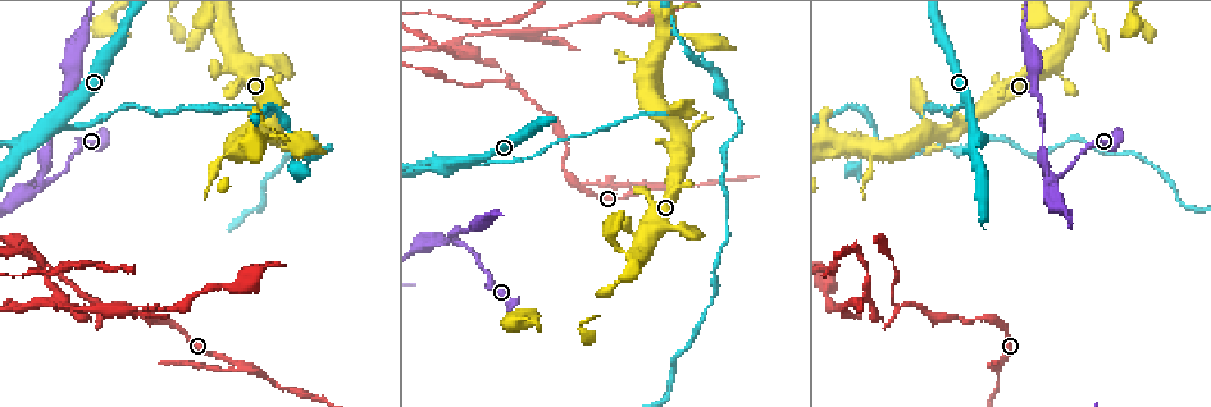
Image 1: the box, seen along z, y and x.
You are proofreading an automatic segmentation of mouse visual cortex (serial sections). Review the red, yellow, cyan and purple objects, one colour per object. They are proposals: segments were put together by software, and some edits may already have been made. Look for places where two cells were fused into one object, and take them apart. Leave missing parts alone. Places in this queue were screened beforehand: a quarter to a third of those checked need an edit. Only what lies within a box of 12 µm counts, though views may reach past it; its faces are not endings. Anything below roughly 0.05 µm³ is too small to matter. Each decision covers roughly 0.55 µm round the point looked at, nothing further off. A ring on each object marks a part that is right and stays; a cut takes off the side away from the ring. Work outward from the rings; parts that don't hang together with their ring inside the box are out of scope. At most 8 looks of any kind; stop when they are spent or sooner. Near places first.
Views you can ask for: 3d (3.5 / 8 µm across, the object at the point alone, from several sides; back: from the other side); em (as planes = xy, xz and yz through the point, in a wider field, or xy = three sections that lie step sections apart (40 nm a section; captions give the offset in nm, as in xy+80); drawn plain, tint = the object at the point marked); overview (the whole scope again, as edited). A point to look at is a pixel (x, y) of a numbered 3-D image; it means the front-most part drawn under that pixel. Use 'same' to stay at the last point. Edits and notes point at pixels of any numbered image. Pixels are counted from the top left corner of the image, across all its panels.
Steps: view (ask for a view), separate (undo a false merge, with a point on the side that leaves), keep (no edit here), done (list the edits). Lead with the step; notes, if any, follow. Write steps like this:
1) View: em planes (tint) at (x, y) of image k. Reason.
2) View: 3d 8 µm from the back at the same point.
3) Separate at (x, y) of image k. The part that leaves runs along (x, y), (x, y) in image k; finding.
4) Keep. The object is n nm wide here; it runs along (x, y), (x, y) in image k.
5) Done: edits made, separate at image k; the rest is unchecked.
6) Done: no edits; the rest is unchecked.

View: em xy step 1 (tint) at (43, 183) of image 1. Sharp bend.

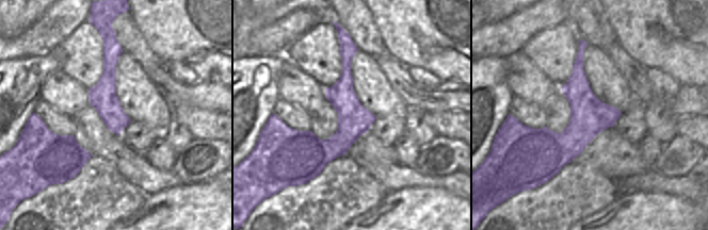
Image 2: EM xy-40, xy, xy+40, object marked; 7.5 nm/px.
View: 3d 3.5 µm at the same point.

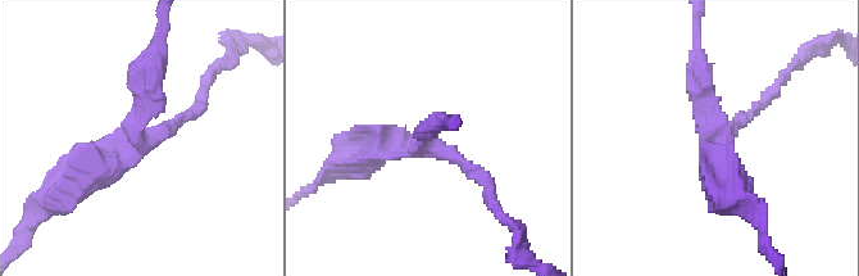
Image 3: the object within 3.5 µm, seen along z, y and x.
Keep. It runs along (343, 42), (346, 133), (316, 171) in image 2; continuous, no second cell.

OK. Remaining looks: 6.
View: 3d 8 µm from the back at (844, 142) of image 1. Sharp bend.

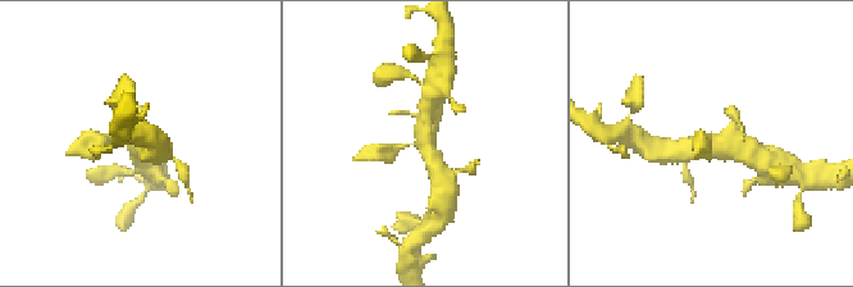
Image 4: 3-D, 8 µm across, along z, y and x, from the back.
View: 3d 3.5 µm at (714, 142) of image 4. Zoom in.

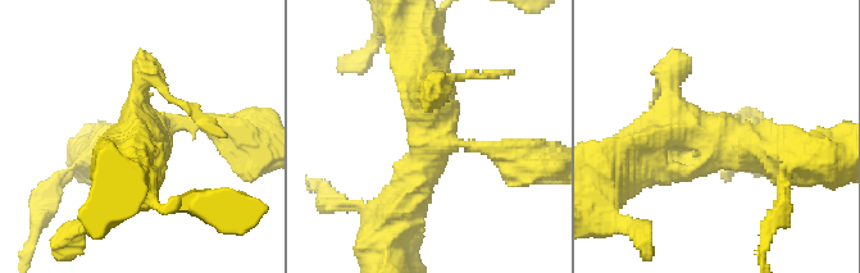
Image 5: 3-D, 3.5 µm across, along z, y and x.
View: em xy step 1 (tint) at (725, 138) of image 5.

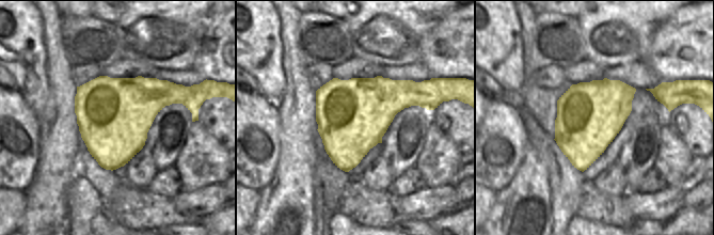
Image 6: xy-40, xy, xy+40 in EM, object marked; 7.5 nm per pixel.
Keep. The object is 550 nm wide here; it runs along (396, 215), (427, 157), (427, 68) in image 5; all the same cell.

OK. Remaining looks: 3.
View: 3d 3.5 µm at (651, 190) of image 1. Sharp bend.

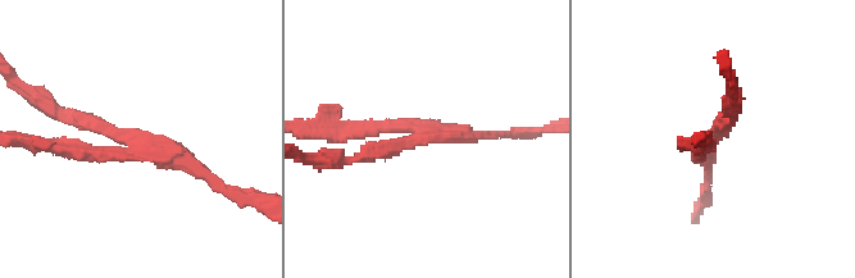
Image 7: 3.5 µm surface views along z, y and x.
View: em xy step 5 (tint) at (420, 137) of image 7. Shape alone is not enough.

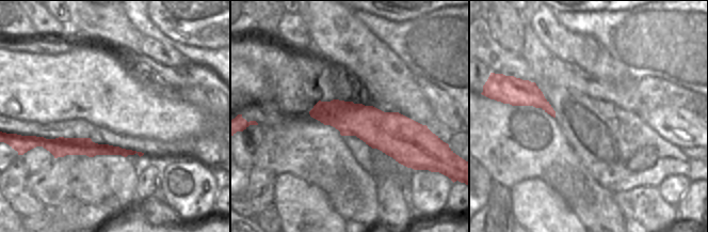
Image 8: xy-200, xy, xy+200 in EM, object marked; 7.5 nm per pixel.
Separate at (85, 154) of image 7. A second cell is stuck on.

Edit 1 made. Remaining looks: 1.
Done: edits made, separate at image 7; the rest is unchecked.

